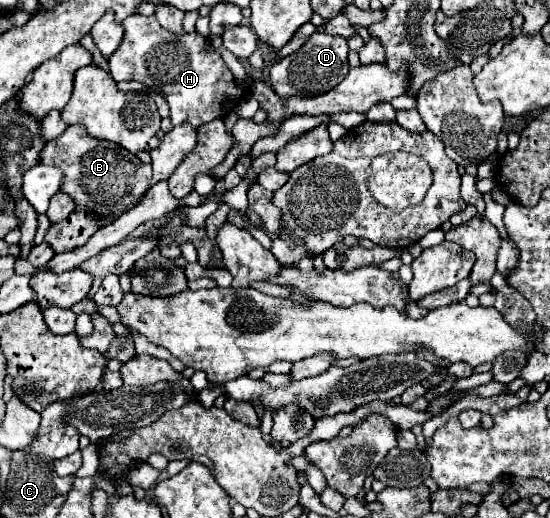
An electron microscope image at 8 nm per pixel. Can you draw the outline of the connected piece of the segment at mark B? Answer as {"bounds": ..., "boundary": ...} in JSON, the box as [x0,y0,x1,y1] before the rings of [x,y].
{"bounds":[40,127,152,217],"boundary":[[[68,127],[60,137],[48,143],[40,153],[40,163],[62,169],[64,181],[60,191],[72,197],[76,211],[92,211],[92,215],[98,217],[136,207],[150,187],[152,175],[152,167],[142,163],[136,155],[116,143],[88,137],[84,127]]]}

